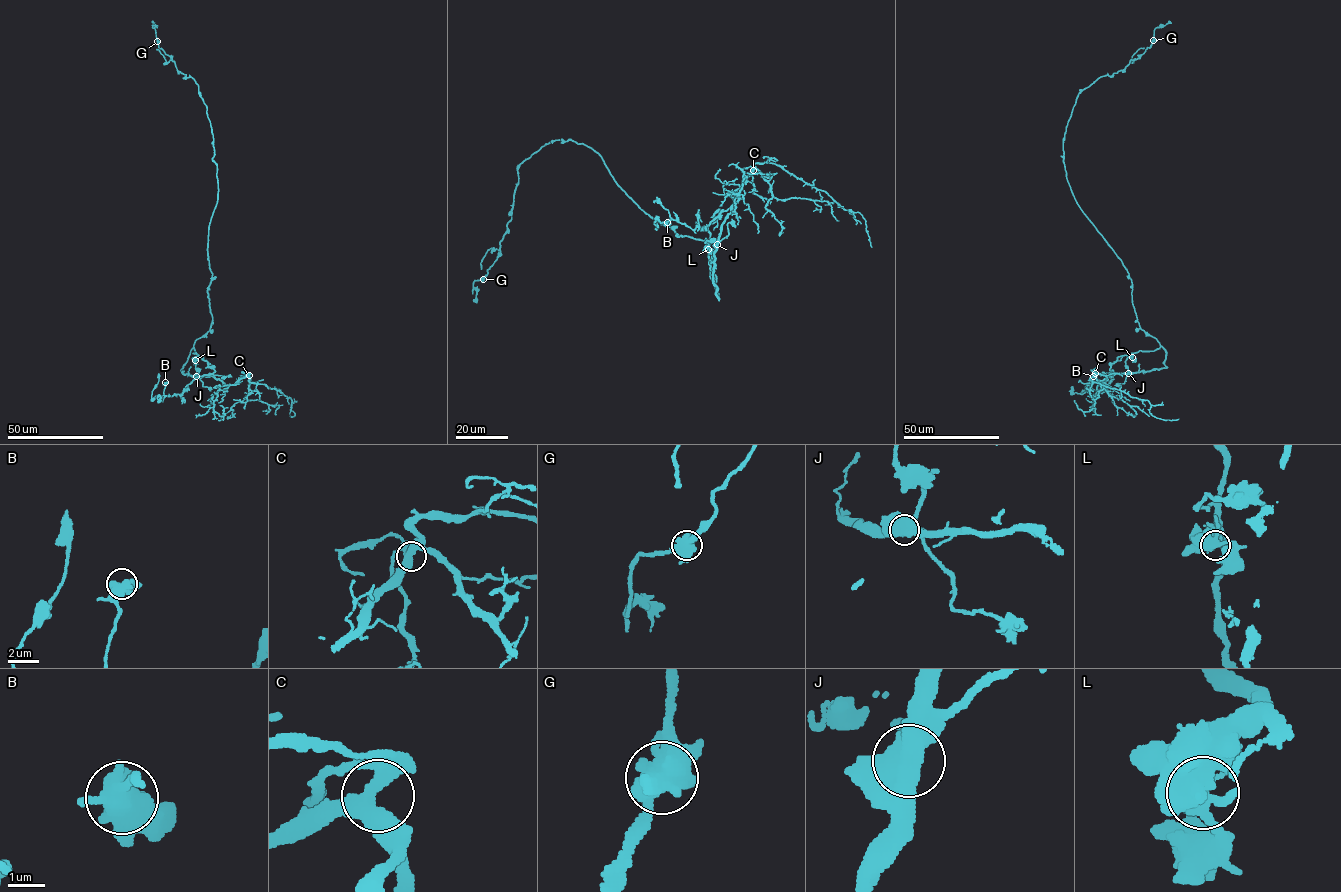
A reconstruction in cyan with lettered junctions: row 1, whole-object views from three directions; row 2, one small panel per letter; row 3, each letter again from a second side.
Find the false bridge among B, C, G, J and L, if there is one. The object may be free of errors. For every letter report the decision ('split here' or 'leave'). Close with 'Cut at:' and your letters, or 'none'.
B: leave
C: leave
G: leave
J: leave
L: leave
Cut at: none

